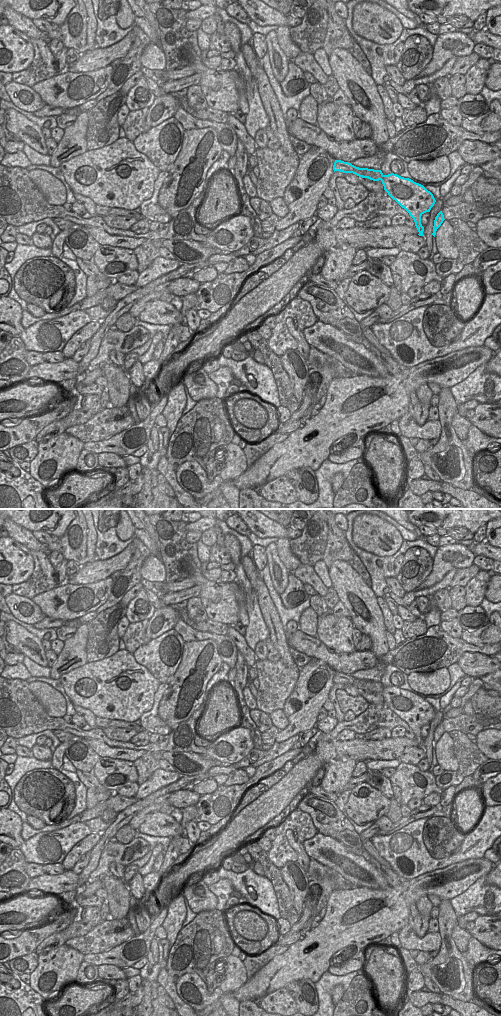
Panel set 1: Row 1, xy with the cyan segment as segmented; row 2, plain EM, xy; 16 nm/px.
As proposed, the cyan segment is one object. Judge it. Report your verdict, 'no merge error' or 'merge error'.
no merge error

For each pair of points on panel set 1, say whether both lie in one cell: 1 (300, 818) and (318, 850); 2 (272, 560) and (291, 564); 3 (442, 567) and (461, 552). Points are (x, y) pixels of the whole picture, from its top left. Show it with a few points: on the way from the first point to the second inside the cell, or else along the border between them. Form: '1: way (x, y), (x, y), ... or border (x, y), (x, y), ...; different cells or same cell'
1: border (317, 832), (302, 844); different cells
2: border (275, 542), (277, 555), (288, 570); different cells
3: way (447, 562), (451, 562), (456, 557); same cell

